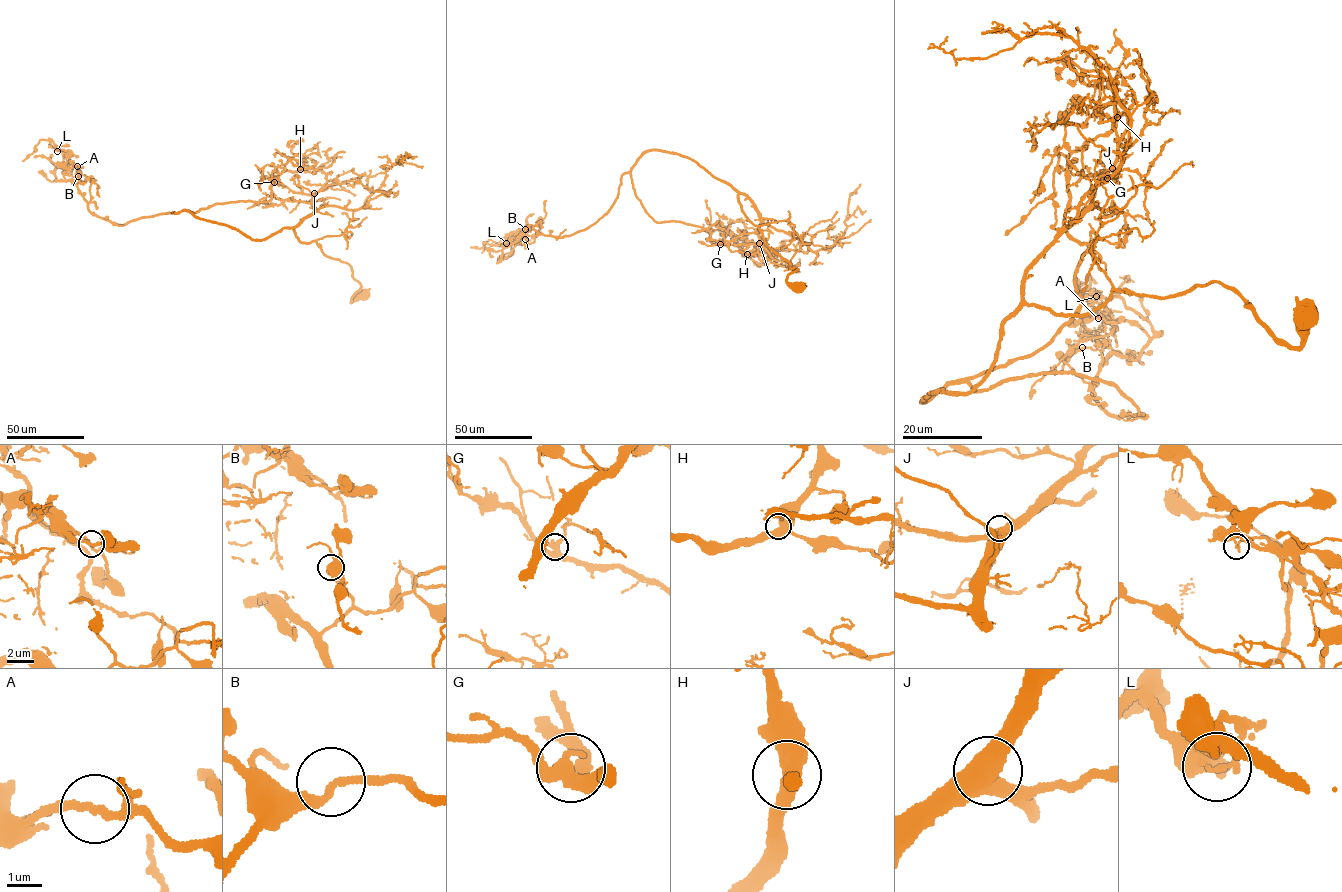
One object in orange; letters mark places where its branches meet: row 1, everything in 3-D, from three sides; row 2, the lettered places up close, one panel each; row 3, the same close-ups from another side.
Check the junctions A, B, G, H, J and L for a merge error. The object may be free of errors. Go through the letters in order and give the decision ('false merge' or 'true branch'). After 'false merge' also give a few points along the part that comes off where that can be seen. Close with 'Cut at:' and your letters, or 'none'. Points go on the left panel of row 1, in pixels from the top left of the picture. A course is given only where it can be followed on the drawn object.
A: true branch
B: true branch
G: true branch
H: true branch
J: true branch
L: false merge | (57, 151), (61, 150), (70, 159), (73, 167), (68, 175), (70, 172), (66, 167), (70, 163)
Cut at: L

